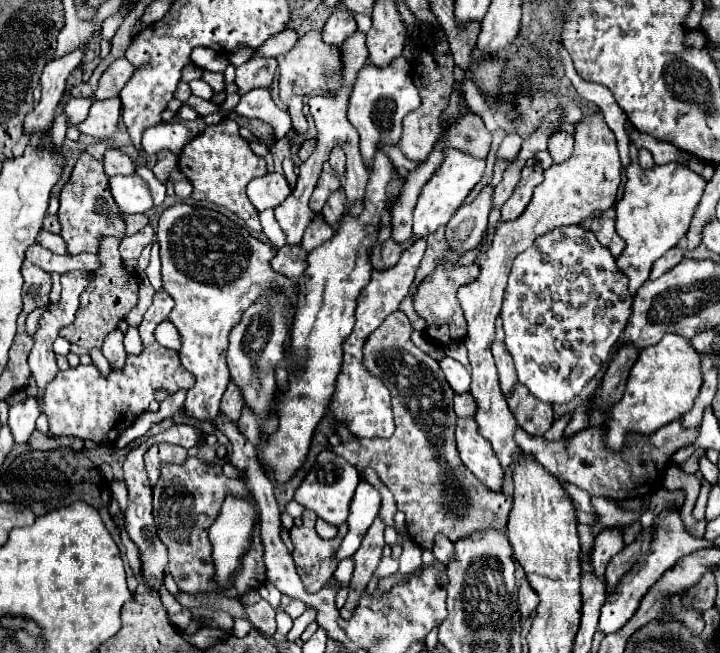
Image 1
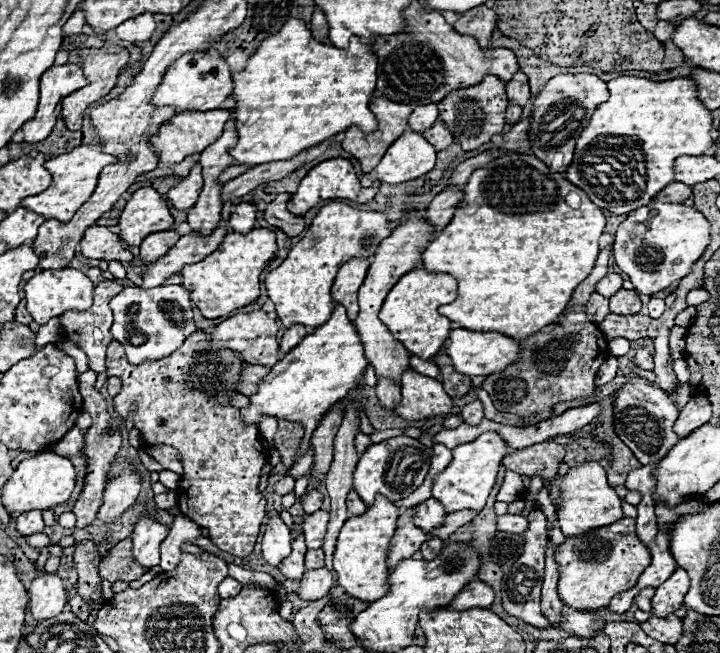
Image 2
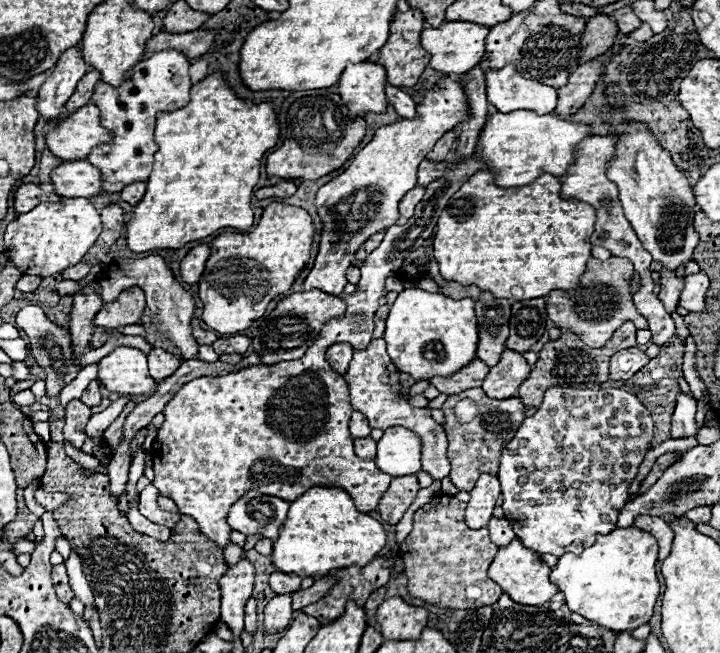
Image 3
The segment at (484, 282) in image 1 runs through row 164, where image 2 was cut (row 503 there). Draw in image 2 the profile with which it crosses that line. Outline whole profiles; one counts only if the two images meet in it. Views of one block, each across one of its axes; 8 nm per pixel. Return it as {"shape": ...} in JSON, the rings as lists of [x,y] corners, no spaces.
{"shape":[[[584,462],[580,466],[570,468],[564,476],[556,476],[548,486],[548,494],[552,504],[558,508],[558,520],[564,536],[576,536],[592,528],[608,526],[618,522],[622,514],[622,500],[614,492],[614,488],[608,486],[606,472],[598,462]]]}

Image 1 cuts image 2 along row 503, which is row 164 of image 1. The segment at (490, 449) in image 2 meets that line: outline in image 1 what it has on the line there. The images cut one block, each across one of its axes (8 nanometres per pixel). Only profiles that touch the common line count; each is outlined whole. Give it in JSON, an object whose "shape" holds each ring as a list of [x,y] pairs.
{"shape":[[[446,146],[440,168],[434,172],[434,176],[422,188],[418,204],[414,208],[414,234],[422,238],[422,236],[432,234],[440,226],[446,226],[448,220],[454,216],[454,212],[464,204],[464,200],[468,198],[472,188],[480,182],[480,178],[484,174],[484,166],[486,166],[486,160],[474,158],[466,152],[458,152],[456,148]]]}

